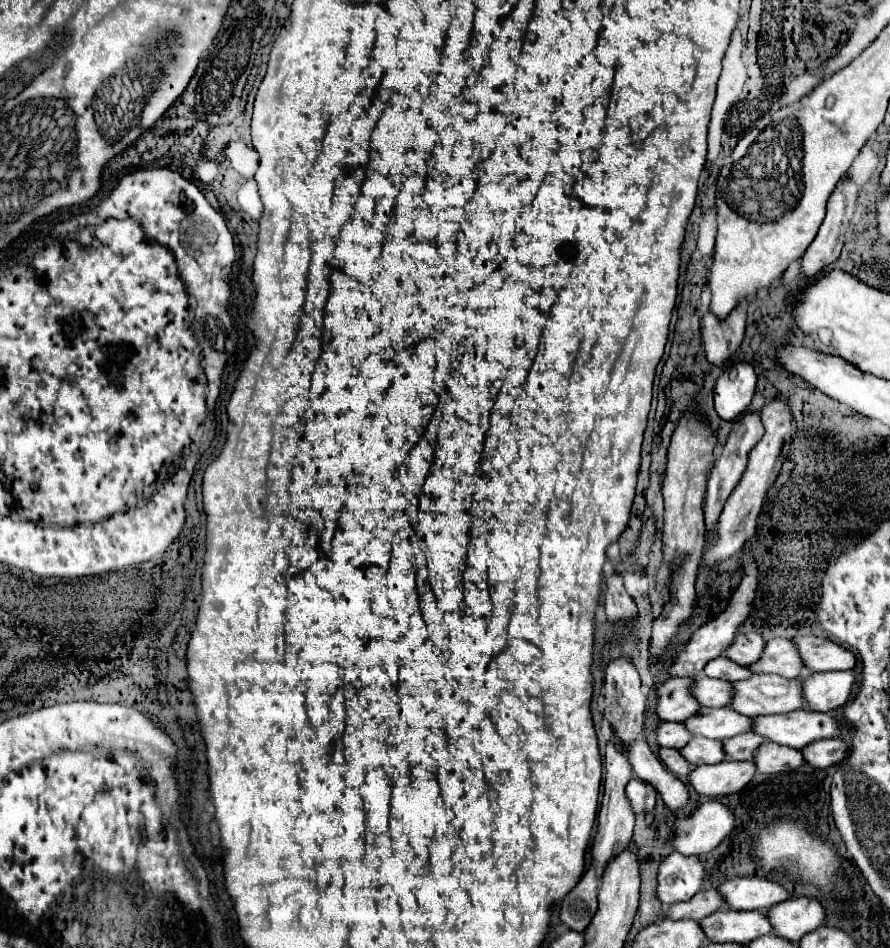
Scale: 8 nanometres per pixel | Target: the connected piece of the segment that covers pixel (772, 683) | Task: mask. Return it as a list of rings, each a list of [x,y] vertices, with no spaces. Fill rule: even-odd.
[[[753,675],[733,685],[735,697],[731,707],[747,717],[759,717],[761,713],[789,713],[803,707],[801,677],[789,681],[787,677],[777,675]]]

